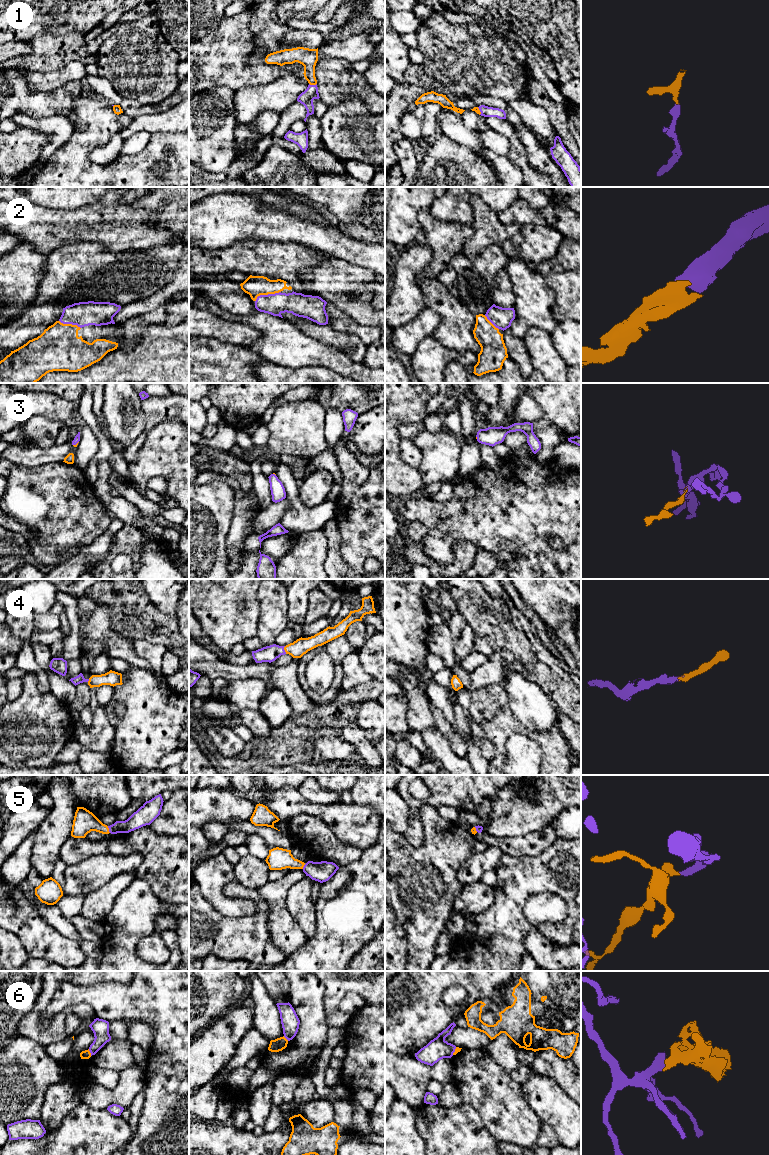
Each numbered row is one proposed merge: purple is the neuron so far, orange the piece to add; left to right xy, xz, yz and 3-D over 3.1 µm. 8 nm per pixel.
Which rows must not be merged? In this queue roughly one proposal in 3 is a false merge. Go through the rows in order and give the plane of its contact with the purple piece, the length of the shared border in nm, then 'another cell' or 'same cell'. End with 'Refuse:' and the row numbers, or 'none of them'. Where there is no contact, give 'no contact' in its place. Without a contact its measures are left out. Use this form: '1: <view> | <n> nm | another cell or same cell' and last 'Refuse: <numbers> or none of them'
1: xz | 60 nm | same cell
2: xz | 220 nm | same cell
3: xy | 60 nm | same cell
4: xz | 70 nm | same cell
5: xy | 60 nm | same cell
6: xy | 60 nm | another cell
Refuse: 6

